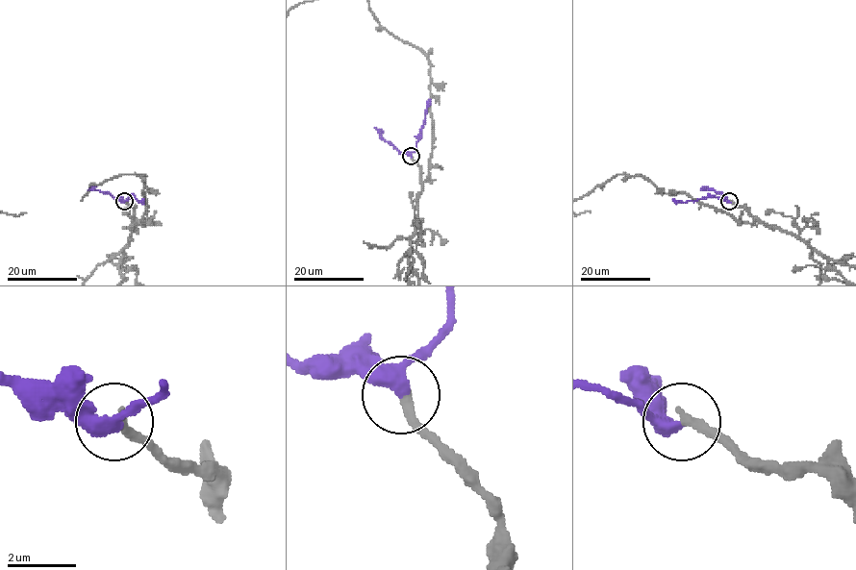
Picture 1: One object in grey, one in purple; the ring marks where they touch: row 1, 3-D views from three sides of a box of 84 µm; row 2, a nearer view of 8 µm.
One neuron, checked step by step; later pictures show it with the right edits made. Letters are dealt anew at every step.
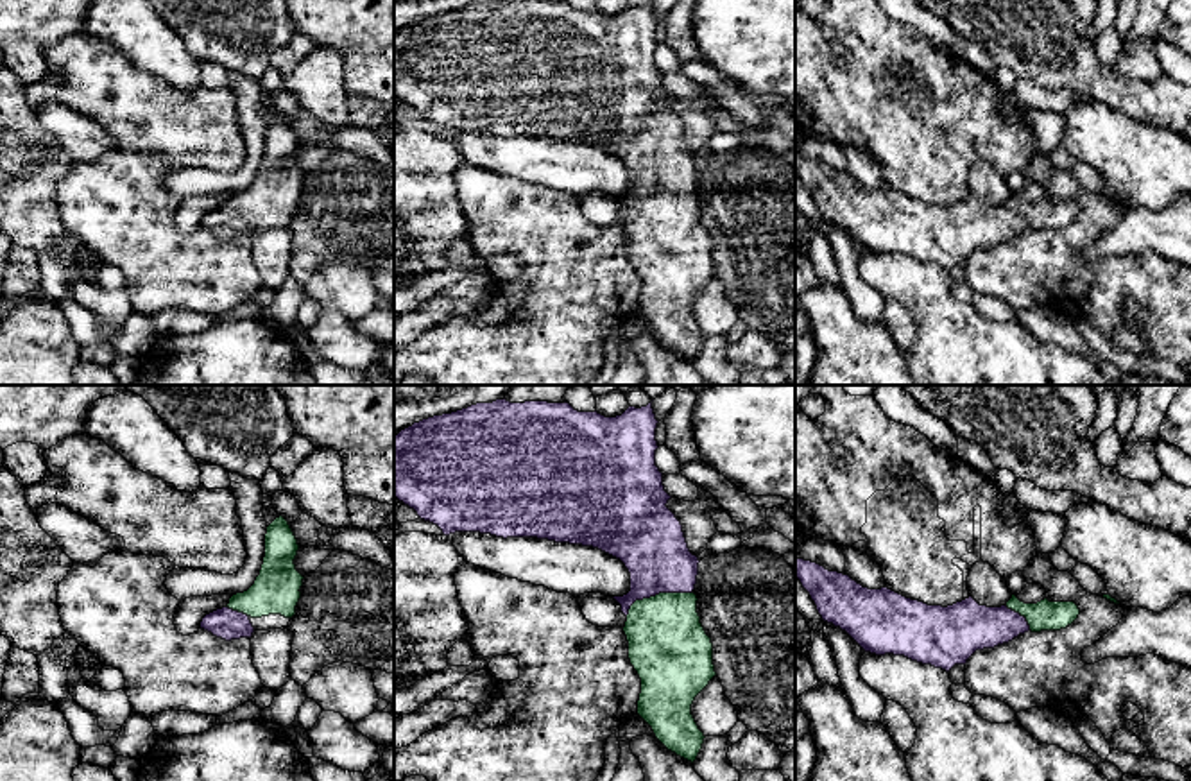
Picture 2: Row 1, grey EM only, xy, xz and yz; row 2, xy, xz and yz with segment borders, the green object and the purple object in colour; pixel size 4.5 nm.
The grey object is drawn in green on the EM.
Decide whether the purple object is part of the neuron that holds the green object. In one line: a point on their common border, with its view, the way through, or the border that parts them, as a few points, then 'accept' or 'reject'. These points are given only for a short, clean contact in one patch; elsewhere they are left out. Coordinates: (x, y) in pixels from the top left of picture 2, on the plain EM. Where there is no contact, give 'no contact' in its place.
contact xz (656, 194); way xz (668, 246), (656, 194), (656, 154), (651, 142); accept

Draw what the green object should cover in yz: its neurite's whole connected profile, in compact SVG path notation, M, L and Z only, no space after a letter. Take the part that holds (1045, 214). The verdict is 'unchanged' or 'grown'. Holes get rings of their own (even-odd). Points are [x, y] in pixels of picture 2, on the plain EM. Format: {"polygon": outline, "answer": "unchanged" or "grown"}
{"polygon": "M797 156L795 176L810 192L822 219L845 229L865 251L904 254L946 270L955 263L965 263L976 249L1008 242L1028 229L1066 227L1080 213L1075 201L1050 201L1044 197L1037 202L1024 202L1015 193L1001 206L980 204L973 195L947 206L928 204L888 186L863 186L849 174L829 170L817 161Z", "answer": "grown"}

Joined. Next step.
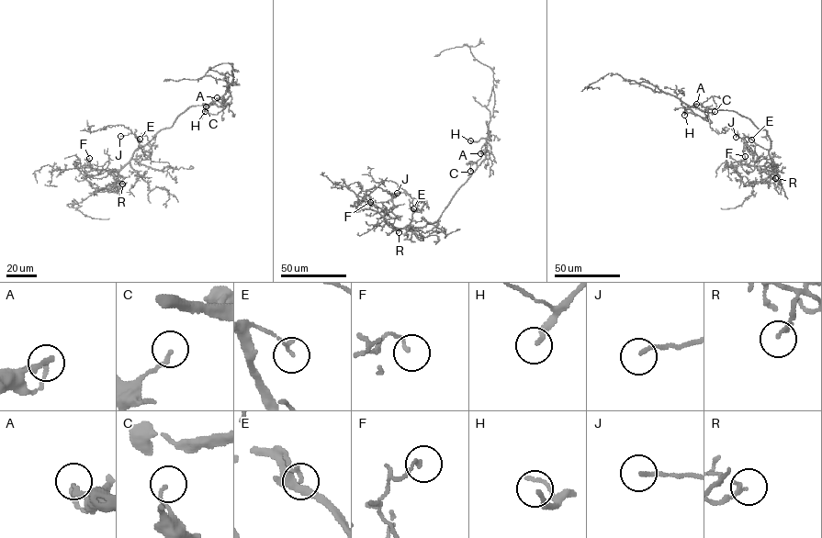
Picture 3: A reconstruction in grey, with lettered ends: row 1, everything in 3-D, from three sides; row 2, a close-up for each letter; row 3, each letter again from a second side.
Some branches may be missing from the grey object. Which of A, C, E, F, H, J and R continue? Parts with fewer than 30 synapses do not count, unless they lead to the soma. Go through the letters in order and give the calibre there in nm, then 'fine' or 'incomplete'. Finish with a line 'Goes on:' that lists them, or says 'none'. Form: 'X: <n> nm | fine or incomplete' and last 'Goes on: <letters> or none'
A: 140 nm | fine
C: 130 nm | fine
E: 140 nm | fine
F: 130 nm | fine
H: 190 nm | incomplete
J: 150 nm | incomplete
R: 160 nm | fine
Goes on: H, J

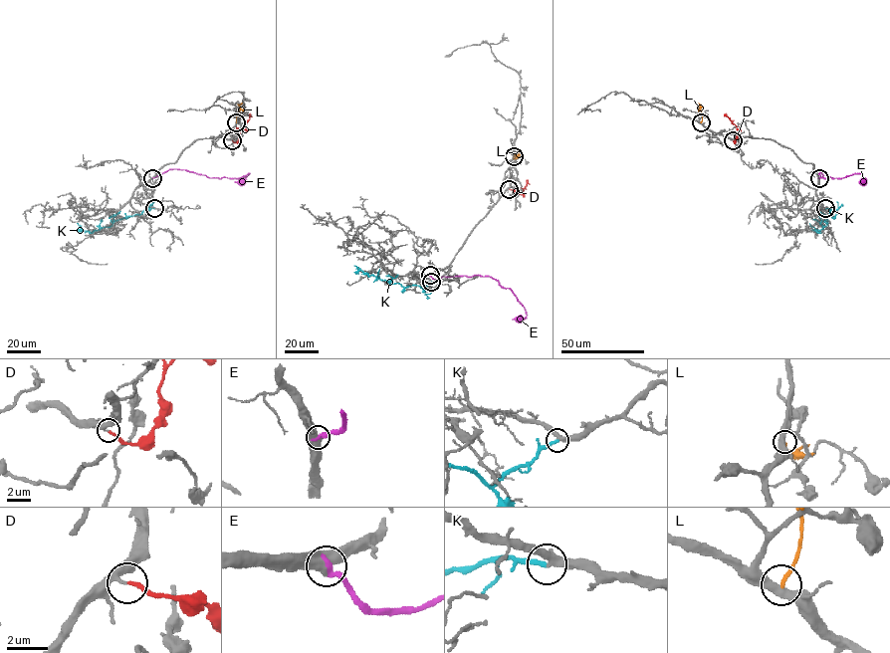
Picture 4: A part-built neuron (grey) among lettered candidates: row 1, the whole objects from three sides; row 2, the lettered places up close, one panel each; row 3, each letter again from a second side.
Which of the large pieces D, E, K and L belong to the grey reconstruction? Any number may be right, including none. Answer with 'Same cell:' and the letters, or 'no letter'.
Same cell: D

